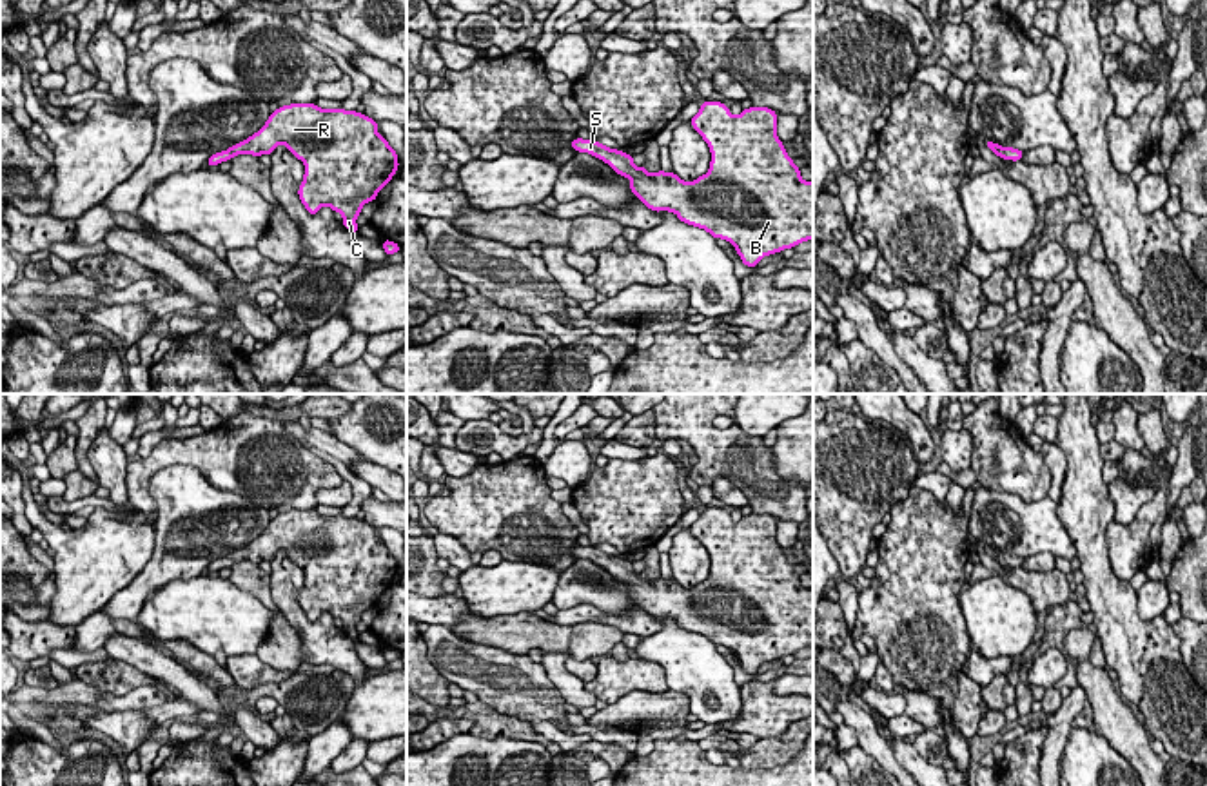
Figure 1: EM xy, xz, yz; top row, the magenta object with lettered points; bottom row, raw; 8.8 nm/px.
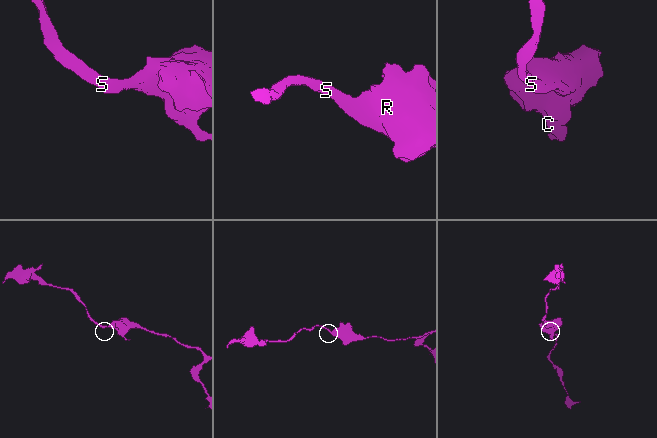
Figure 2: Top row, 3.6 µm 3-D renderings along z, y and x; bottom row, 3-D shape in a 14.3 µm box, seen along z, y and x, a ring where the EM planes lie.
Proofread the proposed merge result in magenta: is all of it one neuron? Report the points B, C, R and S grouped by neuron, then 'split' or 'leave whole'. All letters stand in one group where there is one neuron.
B C R S | leave whole

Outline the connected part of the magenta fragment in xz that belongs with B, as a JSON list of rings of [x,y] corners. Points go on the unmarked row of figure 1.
[[[701,508],[690,530],[711,559],[708,579],[693,588],[662,575],[655,581],[644,572],[637,575],[632,561],[595,546],[575,545],[570,554],[628,585],[648,615],[675,619],[681,628],[730,648],[746,673],[813,646],[813,588],[800,585],[779,546],[773,516],[751,512],[733,523],[722,508]]]

